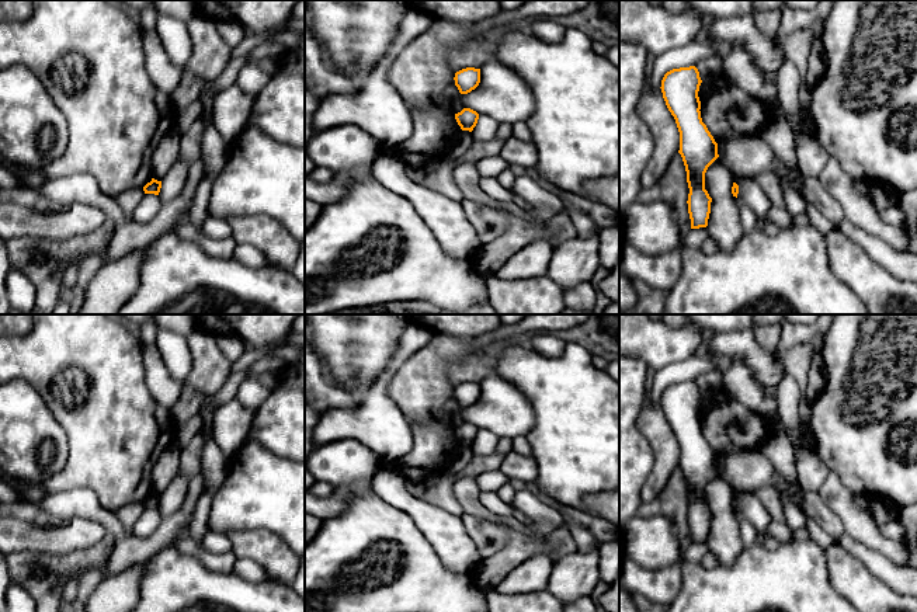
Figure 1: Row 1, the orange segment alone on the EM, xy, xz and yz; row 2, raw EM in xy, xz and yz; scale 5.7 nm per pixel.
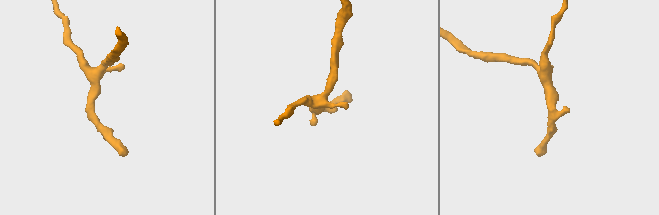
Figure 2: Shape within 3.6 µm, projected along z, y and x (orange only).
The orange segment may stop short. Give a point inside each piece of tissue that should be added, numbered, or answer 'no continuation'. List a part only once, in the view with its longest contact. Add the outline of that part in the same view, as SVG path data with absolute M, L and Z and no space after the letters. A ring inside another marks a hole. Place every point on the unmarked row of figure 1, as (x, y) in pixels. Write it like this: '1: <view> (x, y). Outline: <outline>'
no continuation

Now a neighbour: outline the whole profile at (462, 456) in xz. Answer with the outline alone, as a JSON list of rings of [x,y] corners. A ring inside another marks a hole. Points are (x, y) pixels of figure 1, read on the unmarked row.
[[[461,444],[452,459],[445,465],[445,473],[452,476],[461,473],[469,465],[473,455],[472,446]]]

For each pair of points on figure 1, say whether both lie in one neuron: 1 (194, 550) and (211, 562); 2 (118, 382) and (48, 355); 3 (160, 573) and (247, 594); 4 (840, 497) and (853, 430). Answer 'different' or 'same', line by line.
1: same
2: same
3: same
4: different

